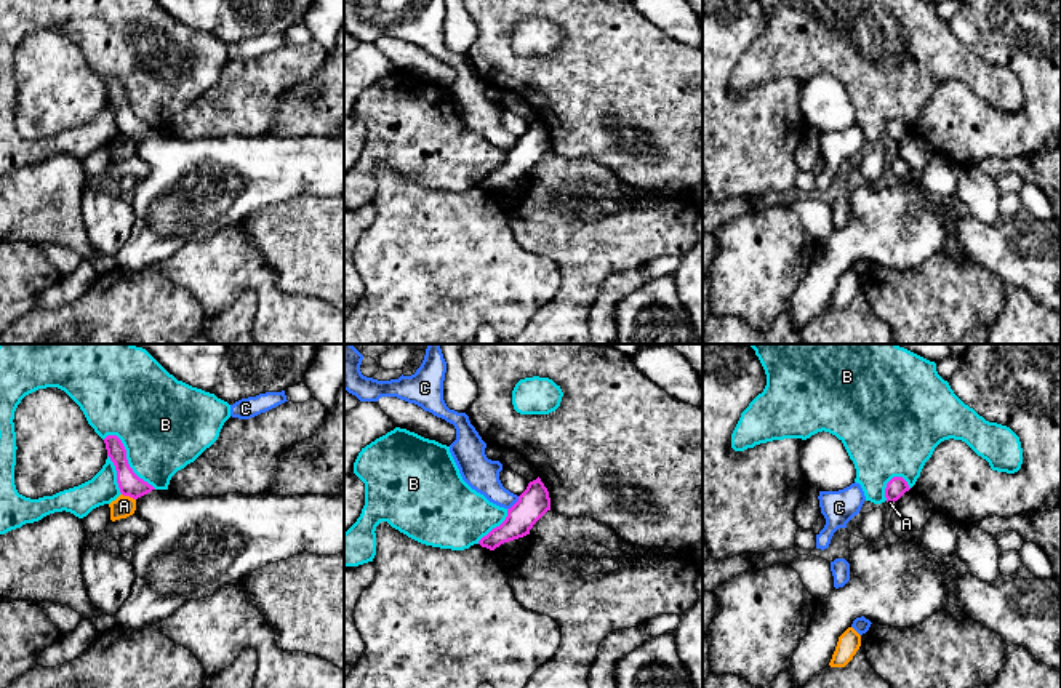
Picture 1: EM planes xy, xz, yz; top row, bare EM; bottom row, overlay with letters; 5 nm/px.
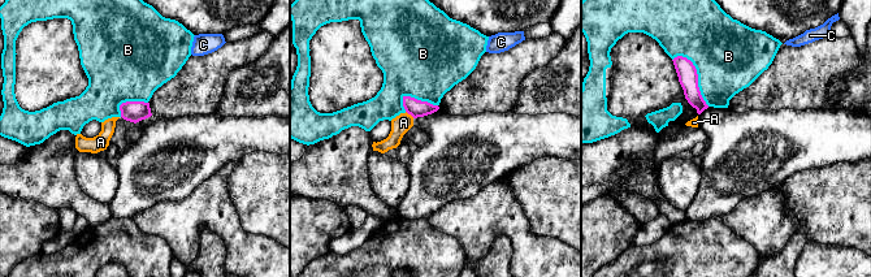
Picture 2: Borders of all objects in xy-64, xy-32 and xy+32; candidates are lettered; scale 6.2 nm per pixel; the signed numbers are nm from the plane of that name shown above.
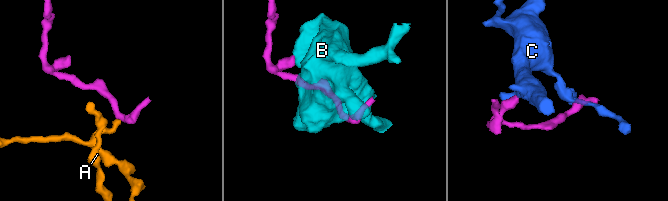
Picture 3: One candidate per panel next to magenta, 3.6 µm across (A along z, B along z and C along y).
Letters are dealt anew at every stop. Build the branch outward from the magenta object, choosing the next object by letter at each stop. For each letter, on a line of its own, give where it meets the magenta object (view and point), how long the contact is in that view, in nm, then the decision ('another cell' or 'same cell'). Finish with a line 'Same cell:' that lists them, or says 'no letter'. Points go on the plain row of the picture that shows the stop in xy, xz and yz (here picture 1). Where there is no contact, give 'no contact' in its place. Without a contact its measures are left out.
A: contact xy (128, 136); length 80 nm; another cell
B: contact xy (127, 103); length 380 nm; another cell
C: contact xz (516, 144); length 90 nm; another cell
Same cell: no letter

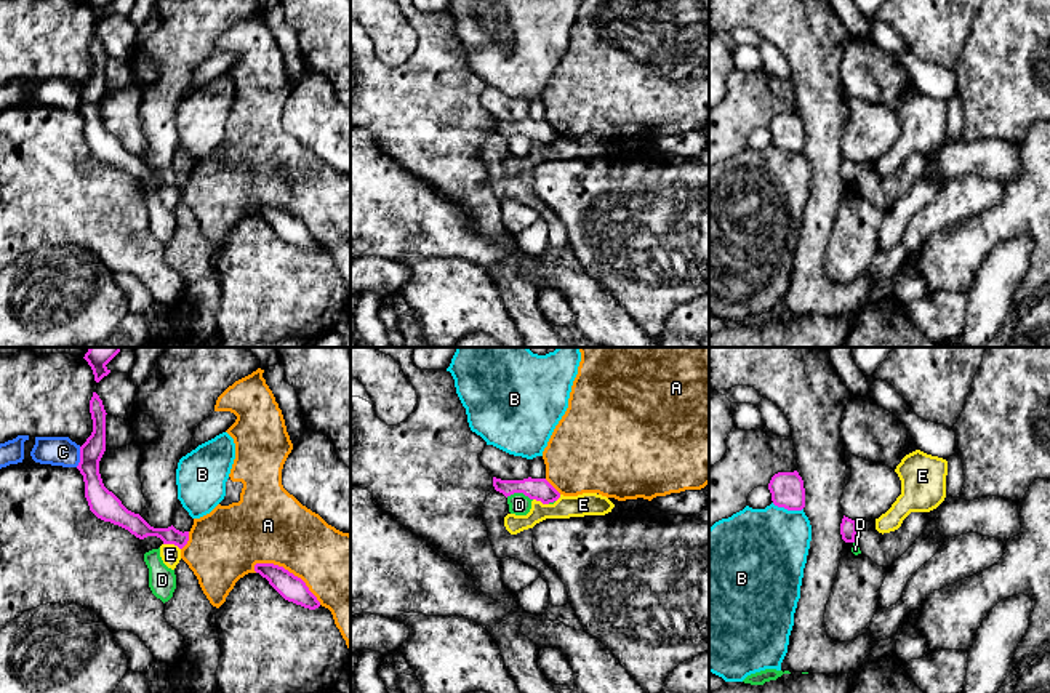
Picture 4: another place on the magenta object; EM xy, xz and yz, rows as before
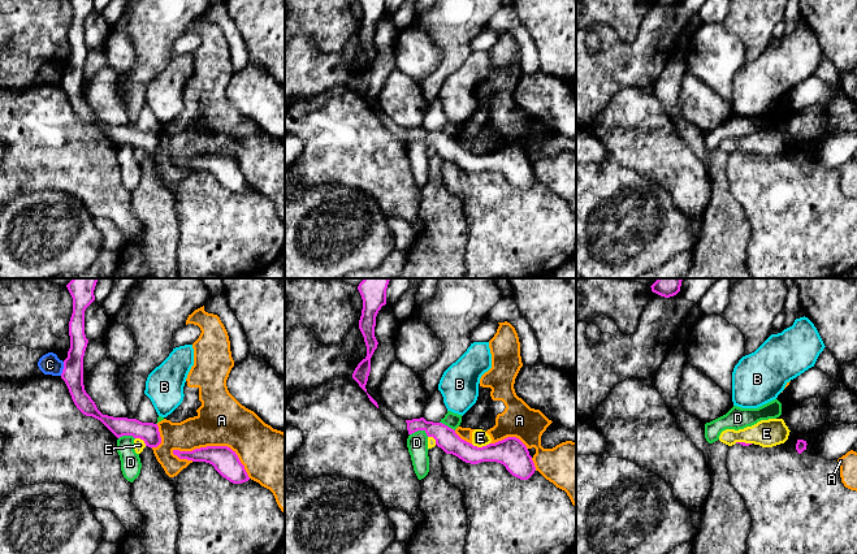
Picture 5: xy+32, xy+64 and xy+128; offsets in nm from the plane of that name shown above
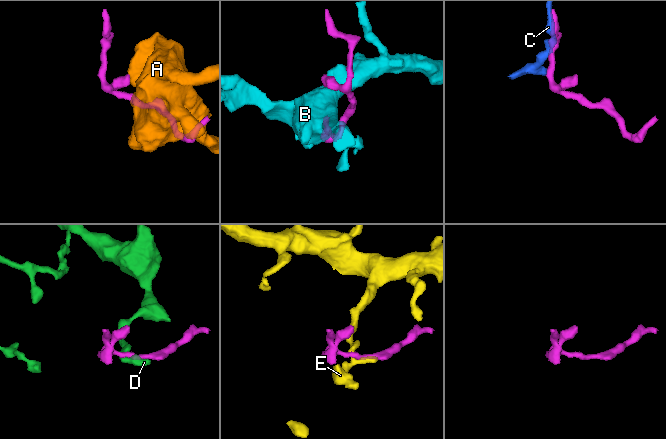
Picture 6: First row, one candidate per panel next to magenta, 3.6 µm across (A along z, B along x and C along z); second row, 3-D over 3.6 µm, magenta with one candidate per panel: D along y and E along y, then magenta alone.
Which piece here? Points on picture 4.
A: contact xy (288, 213); length 400 nm; another cell
B: contact yz (788, 151); length 160 nm; another cell
C: contact xy (80, 98); length 110 nm; another cell
D: contact xz (519, 133); length 140 nm; another cell
E: contact xy (172, 184); length 90 nm; another cell
Same cell: no letter

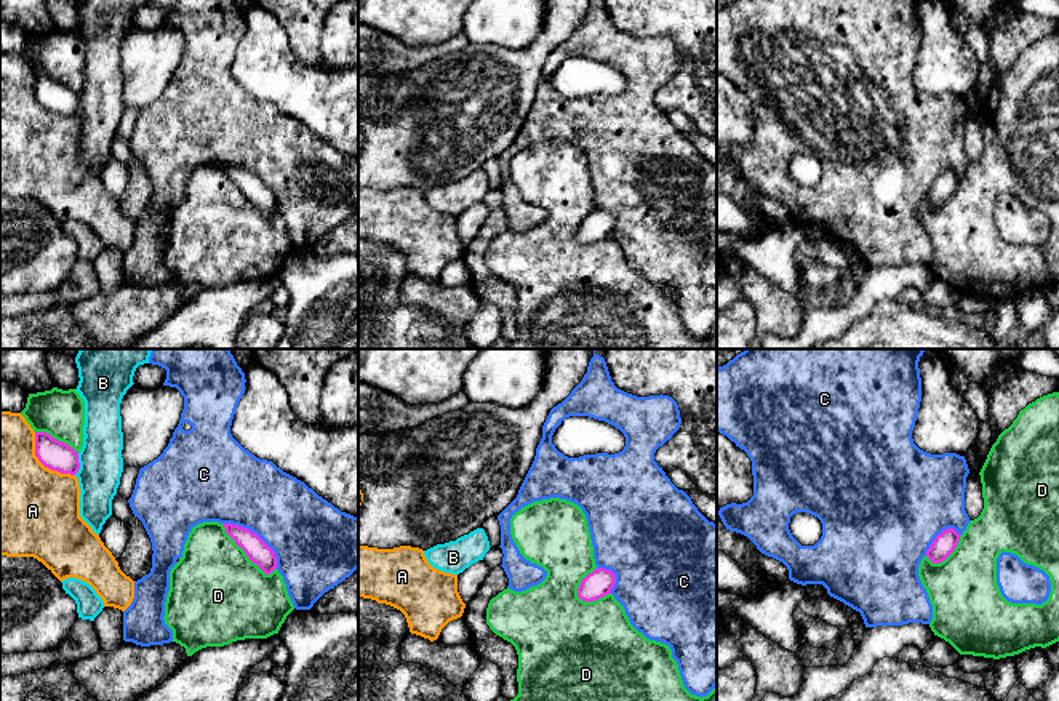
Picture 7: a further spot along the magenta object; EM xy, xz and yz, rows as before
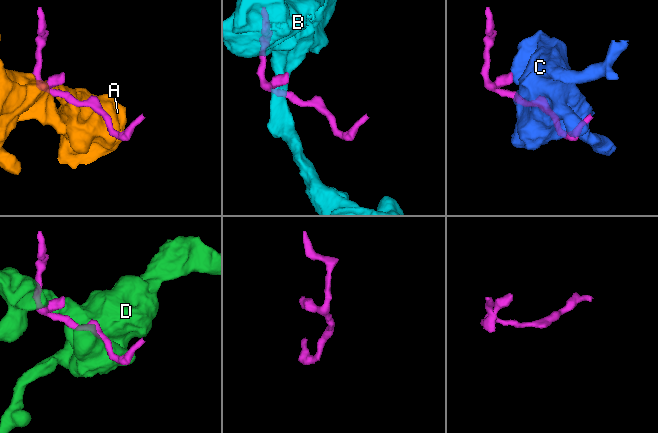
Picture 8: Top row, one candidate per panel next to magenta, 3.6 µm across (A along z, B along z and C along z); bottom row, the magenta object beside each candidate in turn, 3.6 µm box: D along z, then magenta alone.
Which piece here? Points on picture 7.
A: contact xy (43, 106); length 300 nm; another cell
B: contact xy (79, 106); length 110 nm; another cell
C: contact xy (256, 176); length 360 nm; another cell
D: contact xz (579, 226); length 190 nm; another cell
Same cell: no letter

